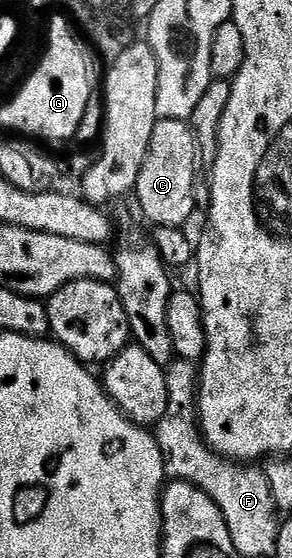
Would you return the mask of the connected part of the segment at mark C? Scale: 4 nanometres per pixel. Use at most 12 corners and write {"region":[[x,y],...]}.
{"region":[[158,120],[135,189],[153,226],[188,225],[197,147],[183,120]]}

